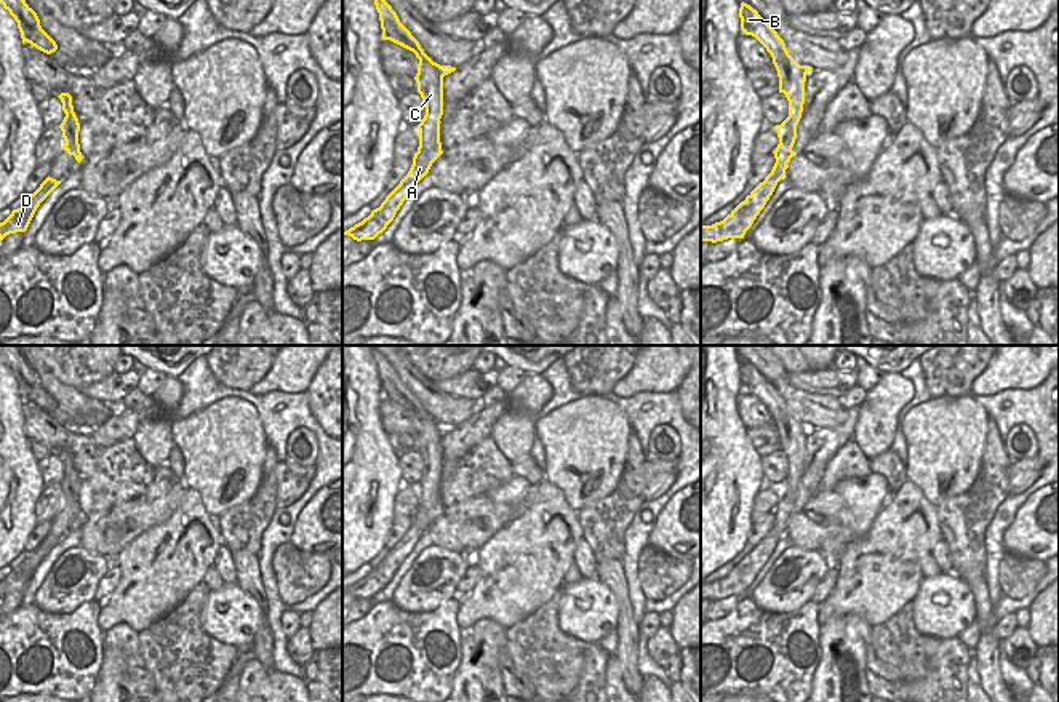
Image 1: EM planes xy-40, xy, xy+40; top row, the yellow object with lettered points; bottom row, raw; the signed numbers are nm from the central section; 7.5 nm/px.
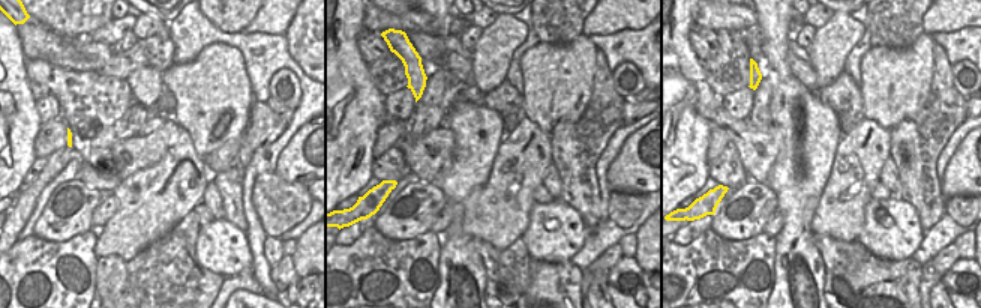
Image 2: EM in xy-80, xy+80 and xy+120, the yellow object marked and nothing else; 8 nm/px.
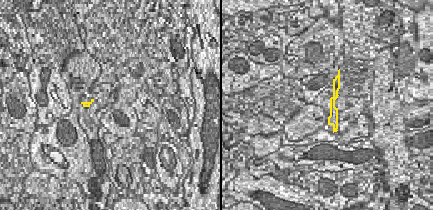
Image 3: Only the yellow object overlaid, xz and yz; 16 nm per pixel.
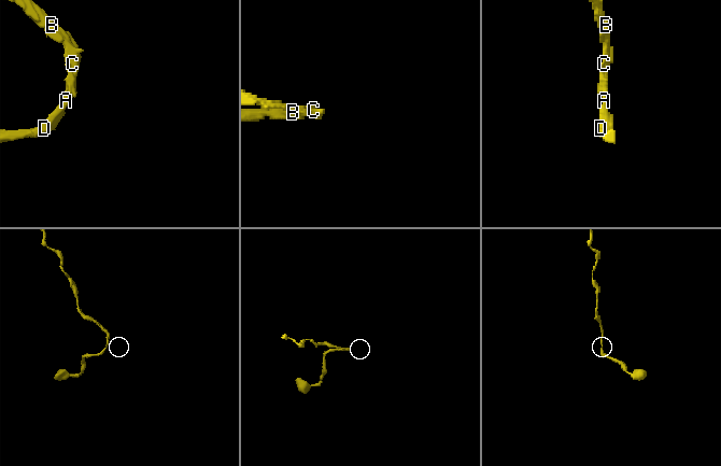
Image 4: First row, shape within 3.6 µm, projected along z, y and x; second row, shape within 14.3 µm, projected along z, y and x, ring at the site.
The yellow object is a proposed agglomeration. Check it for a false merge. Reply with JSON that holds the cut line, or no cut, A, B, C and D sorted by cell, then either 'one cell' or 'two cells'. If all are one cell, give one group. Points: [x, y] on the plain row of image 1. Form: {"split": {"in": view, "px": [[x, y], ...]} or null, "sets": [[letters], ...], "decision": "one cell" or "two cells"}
{"split": {"in": "xy", "px": [[418, 509], [427, 510], [431, 523]]}, "sets": [["A", "D"], ["B", "C"]], "decision": "two cells"}

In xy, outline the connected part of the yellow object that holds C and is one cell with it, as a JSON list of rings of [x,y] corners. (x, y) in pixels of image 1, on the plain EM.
[[[373,349],[373,358],[379,371],[382,397],[413,409],[419,417],[414,438],[418,441],[418,451],[426,462],[426,473],[418,483],[418,510],[427,509],[427,518],[432,525],[432,521],[443,512],[440,501],[440,477],[443,473],[443,435],[454,430],[456,425],[434,421],[424,411],[411,390],[400,381],[392,365],[376,349]]]

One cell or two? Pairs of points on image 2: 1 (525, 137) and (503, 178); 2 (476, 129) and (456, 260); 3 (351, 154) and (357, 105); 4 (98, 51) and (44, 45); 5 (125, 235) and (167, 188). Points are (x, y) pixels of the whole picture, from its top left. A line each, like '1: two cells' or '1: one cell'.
1: one cell
2: one cell
3: one cell
4: one cell
5: one cell

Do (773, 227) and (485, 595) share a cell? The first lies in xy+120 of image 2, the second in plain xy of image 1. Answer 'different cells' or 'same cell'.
different cells

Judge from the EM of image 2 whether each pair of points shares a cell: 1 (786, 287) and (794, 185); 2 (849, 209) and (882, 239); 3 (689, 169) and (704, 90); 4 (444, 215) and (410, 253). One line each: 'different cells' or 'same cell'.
1: same cell
2: different cells
3: same cell
4: different cells

